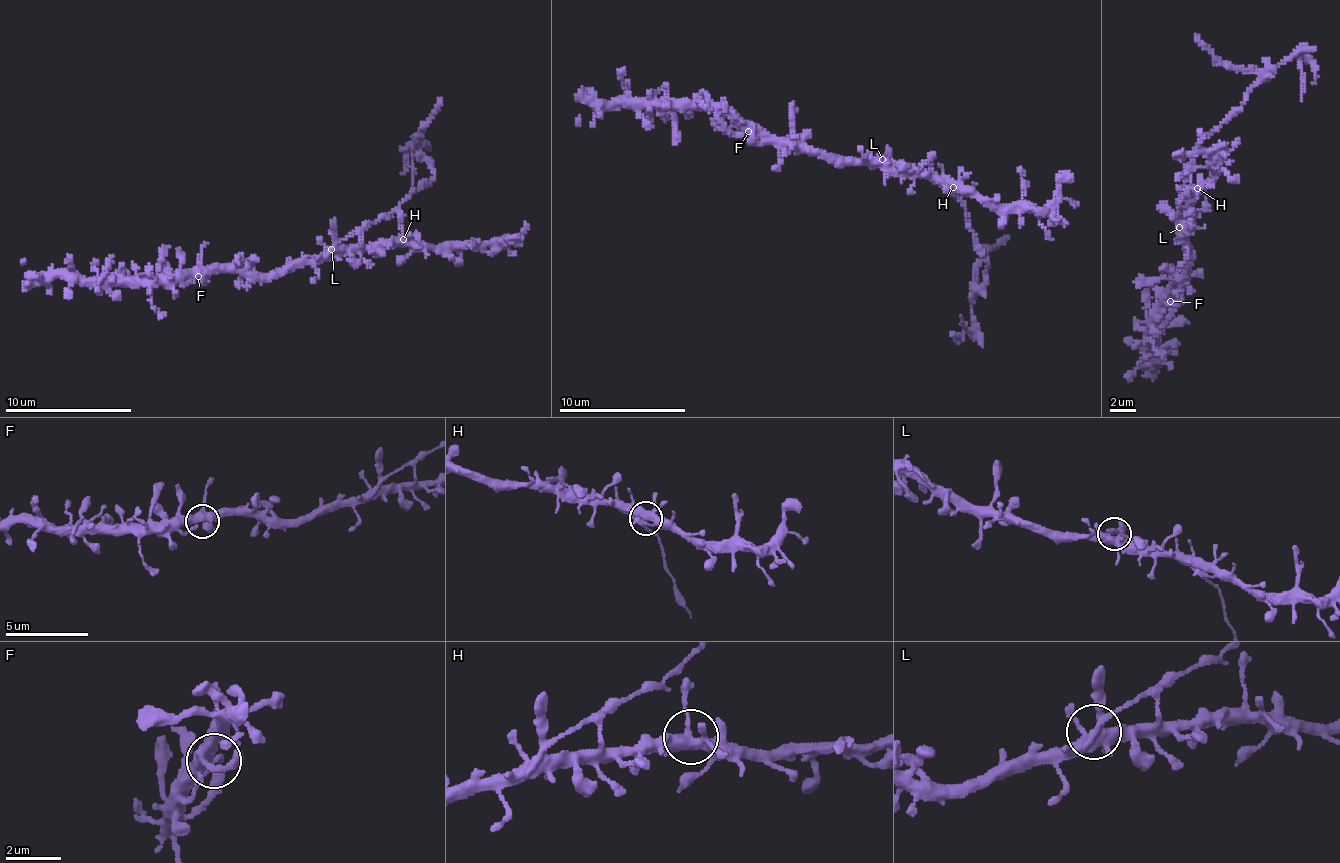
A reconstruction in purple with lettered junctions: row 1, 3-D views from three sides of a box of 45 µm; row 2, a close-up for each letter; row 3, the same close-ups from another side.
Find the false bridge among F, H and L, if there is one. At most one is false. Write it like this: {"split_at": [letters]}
{"split_at": ["L"]}

